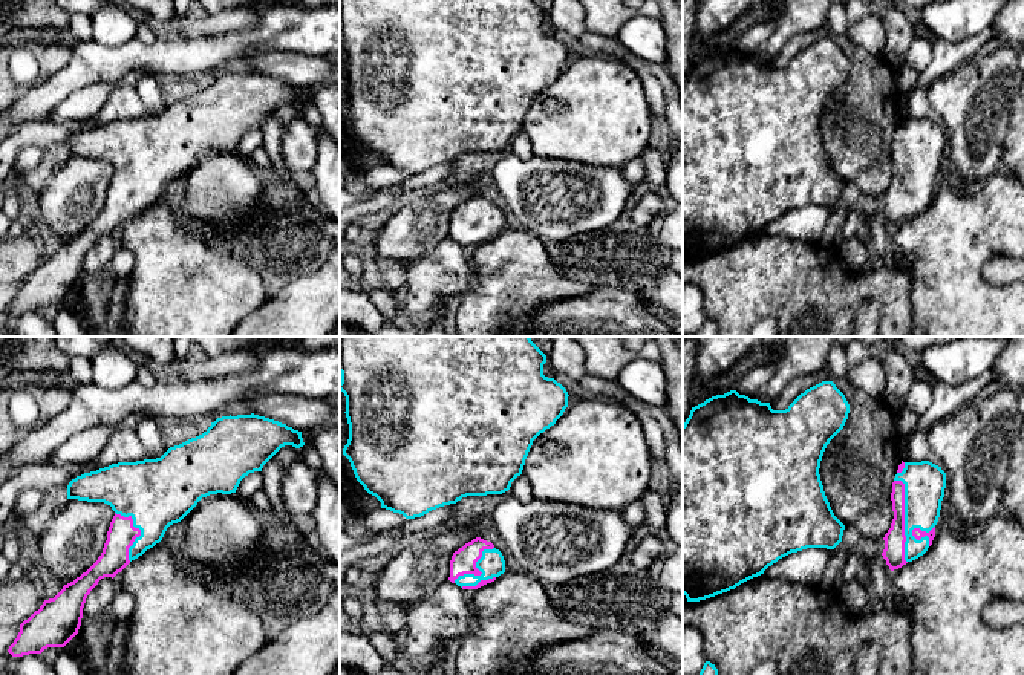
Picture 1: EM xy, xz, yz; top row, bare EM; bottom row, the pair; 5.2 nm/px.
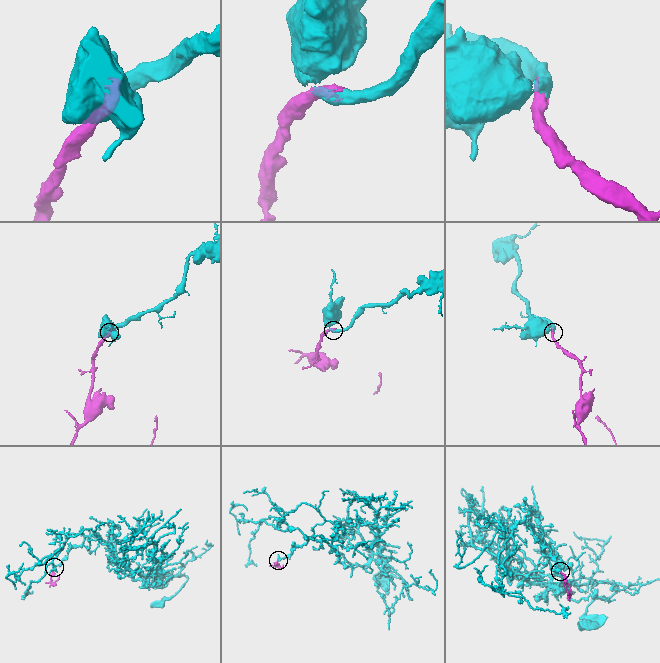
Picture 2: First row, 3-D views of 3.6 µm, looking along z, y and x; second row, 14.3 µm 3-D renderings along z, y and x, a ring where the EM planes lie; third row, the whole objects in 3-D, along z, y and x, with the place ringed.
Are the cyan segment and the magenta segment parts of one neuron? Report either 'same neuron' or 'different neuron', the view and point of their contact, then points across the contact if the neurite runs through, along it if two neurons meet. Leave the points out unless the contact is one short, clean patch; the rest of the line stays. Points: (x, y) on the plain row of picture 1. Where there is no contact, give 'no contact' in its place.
same neuron | yz (905, 176)

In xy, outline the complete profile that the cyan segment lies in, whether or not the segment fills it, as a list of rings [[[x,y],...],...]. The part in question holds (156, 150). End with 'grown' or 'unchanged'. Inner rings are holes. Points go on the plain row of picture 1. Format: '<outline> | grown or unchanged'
[[[259,72],[217,75],[199,93],[170,104],[161,115],[136,119],[118,119],[84,130],[67,142],[67,156],[104,159],[115,173],[98,217],[73,239],[20,282],[20,289],[8,309],[12,314],[41,311],[47,305],[64,305],[81,283],[83,265],[90,248],[104,234],[115,234],[132,217],[159,201],[173,181],[181,179],[202,155],[236,150],[240,138],[263,122],[285,103],[305,103],[302,89]]] | grown

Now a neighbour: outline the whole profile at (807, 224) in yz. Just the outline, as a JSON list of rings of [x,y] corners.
[[[807,205],[779,216],[764,231],[817,245],[833,211],[834,207]]]

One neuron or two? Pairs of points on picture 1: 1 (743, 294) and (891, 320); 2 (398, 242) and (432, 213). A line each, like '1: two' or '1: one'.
1: one
2: one

